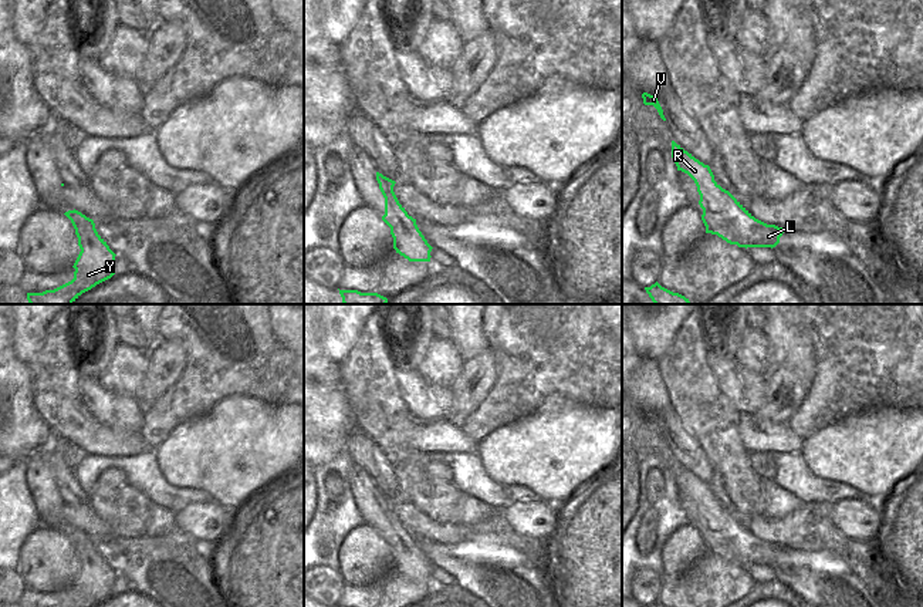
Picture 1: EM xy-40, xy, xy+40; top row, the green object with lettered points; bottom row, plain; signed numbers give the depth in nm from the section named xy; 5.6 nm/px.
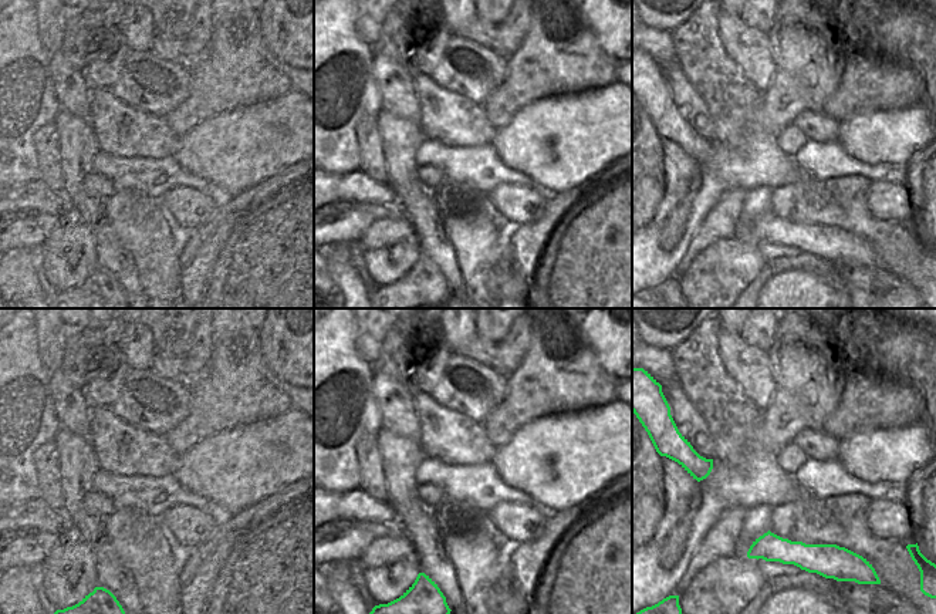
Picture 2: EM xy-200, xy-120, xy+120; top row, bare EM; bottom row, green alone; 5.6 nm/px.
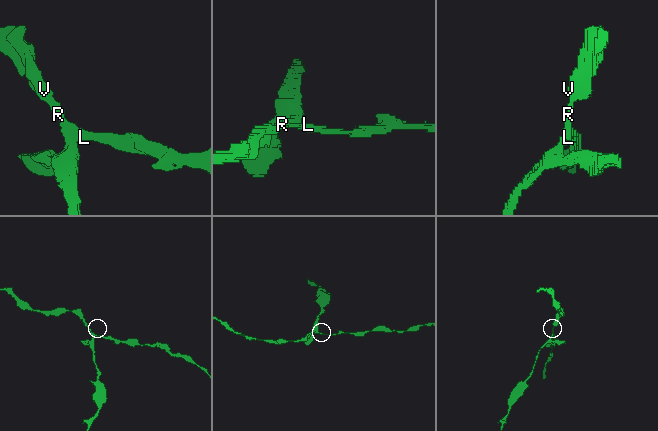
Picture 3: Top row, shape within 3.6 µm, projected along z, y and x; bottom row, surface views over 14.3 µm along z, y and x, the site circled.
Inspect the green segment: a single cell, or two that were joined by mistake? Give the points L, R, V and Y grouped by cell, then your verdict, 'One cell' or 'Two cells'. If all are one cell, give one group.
Groups: L R V / Y. Two cells

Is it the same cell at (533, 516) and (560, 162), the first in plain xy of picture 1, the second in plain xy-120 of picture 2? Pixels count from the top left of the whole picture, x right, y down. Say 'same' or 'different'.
different

